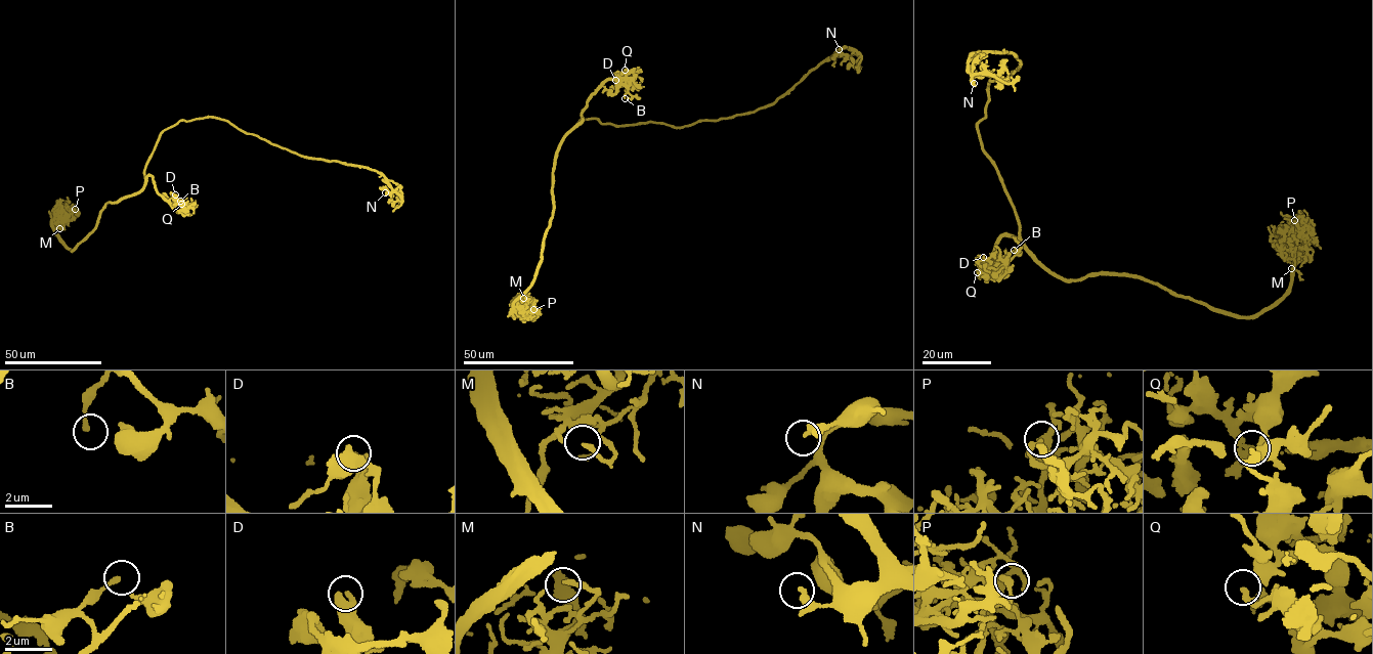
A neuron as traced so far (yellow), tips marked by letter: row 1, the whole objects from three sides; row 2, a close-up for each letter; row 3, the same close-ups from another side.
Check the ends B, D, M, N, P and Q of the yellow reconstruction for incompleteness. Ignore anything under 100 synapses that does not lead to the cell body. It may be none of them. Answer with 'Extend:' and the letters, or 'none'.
Extend: none

